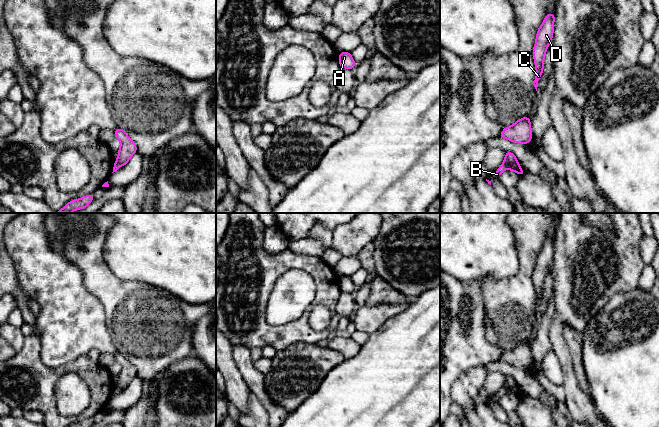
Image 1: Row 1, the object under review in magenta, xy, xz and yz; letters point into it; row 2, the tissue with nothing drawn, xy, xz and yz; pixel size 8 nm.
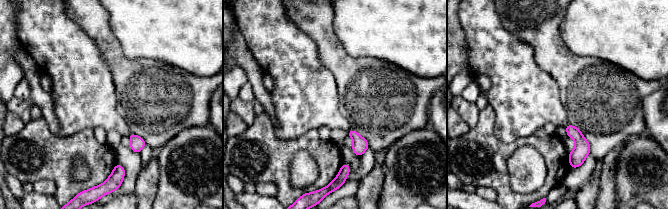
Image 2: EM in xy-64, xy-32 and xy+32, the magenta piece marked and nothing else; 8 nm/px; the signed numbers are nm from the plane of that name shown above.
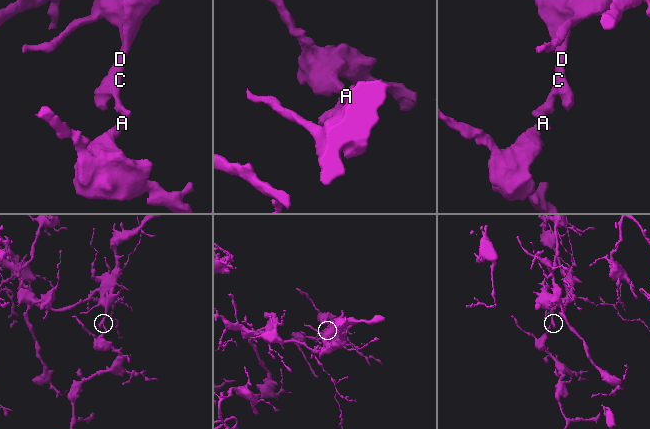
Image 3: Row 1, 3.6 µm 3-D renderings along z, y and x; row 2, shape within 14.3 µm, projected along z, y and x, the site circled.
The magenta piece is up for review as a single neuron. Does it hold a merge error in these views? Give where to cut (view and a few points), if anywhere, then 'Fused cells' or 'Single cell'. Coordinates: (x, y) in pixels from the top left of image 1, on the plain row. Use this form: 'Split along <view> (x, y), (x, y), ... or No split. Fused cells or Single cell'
Split along yz (503, 387), (506, 391). Fused cells

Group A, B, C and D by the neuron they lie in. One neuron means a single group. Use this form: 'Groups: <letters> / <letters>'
Groups: A C D / B

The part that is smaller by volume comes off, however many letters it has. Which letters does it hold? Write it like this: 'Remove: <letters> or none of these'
Remove: B

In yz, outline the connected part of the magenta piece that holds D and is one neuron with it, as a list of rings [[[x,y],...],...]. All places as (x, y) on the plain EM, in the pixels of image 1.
[[[554,237],[547,238],[536,258],[536,266],[533,272],[533,282],[536,293],[536,300],[533,309],[536,315],[538,306],[543,297],[545,277],[551,264],[553,263],[554,243]]]

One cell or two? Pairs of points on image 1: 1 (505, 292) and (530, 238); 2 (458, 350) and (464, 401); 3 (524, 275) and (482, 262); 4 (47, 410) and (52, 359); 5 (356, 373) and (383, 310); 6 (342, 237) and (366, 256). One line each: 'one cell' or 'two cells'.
1: one cell
2: two cells
3: two cells
4: two cells
5: two cells
6: two cells

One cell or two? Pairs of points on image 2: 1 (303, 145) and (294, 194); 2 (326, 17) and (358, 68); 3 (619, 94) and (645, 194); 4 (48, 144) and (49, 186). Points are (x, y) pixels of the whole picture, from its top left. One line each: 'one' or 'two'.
1: one
2: one
3: two
4: two

